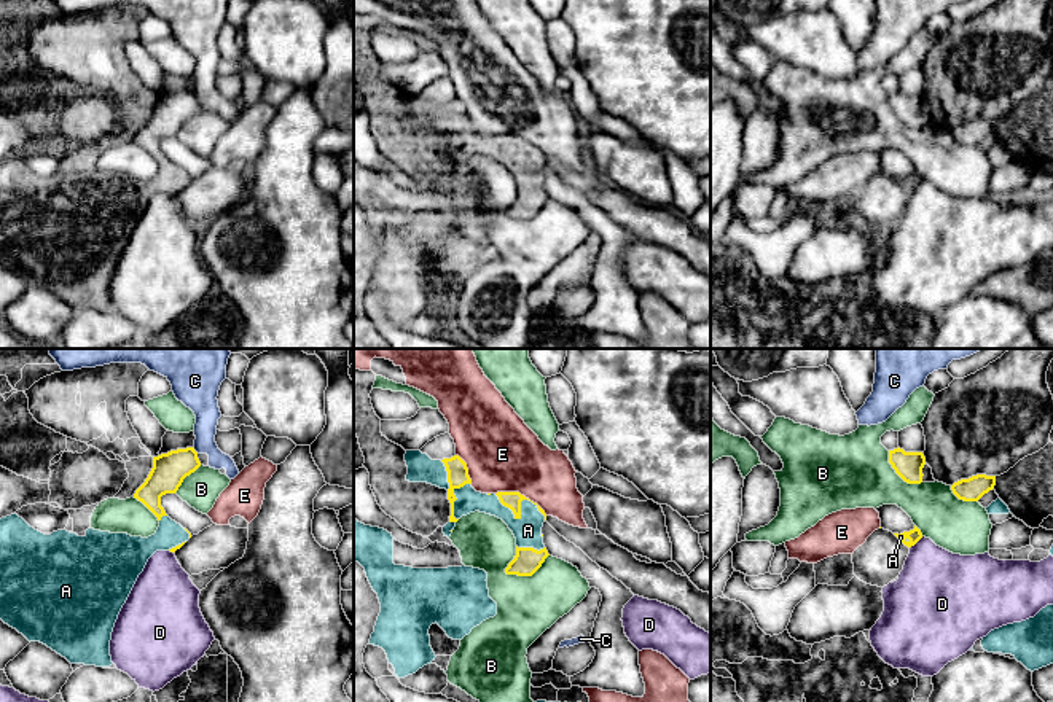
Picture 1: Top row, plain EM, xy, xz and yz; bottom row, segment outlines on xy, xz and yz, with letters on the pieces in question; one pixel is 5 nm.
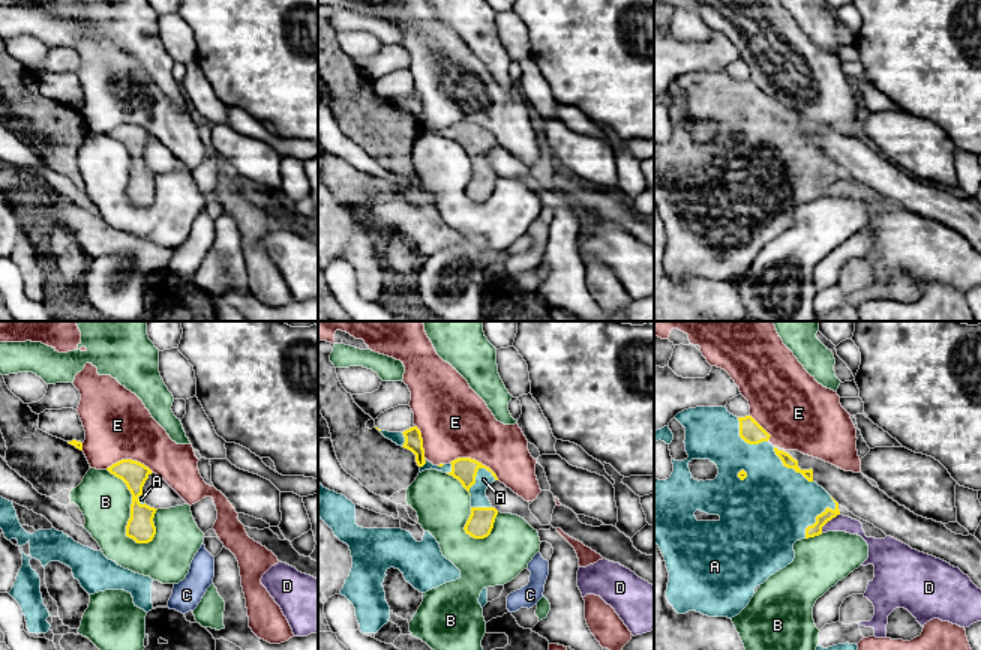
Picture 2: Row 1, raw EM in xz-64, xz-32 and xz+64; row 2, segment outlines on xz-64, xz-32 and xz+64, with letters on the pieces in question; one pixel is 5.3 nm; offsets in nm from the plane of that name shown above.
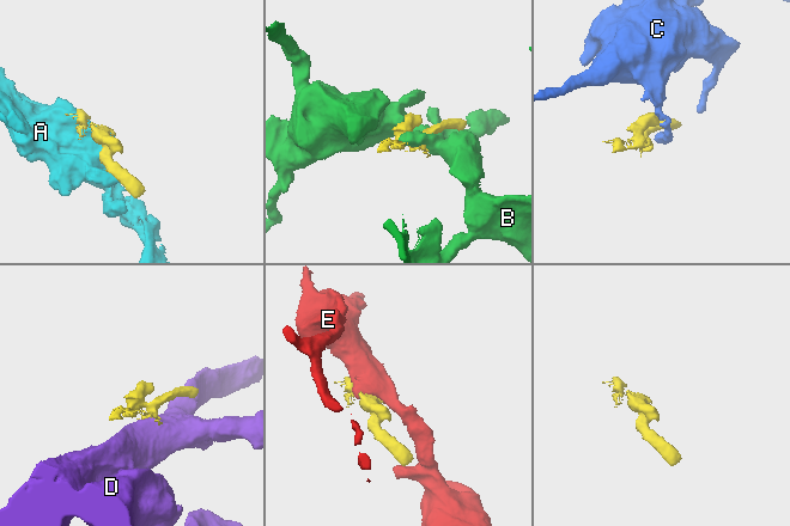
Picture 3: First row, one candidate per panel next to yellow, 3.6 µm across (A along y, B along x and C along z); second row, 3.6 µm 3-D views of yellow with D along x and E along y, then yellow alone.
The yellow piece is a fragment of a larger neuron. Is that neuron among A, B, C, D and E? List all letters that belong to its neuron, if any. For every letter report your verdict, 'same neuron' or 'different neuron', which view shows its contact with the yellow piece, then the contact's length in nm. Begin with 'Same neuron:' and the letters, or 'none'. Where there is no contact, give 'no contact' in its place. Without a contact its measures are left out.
Same neuron: A
A: same neuron; meets yellow in xz; contact 300 nm long
B: different neuron; meets yellow in xz; contact 240 nm long
C: different neuron; meets yellow in xy; contact 40 nm long
D: different neuron; meets yellow in yz; contact 90 nm long
E: different neuron; meets yellow in xz; contact 280 nm long

